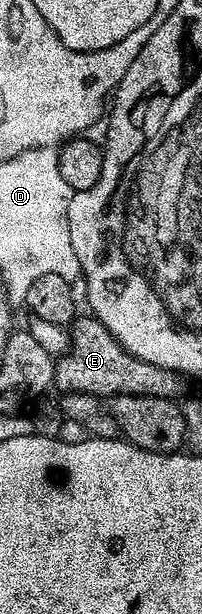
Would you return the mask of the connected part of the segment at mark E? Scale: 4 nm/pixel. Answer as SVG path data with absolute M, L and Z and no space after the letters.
M92 315L79 316L69 330L69 349L57 358L54 385L63 394L83 393L97 399L118 395L148 395L149 397L181 398L183 378L170 369L161 369L142 359L136 359Z

